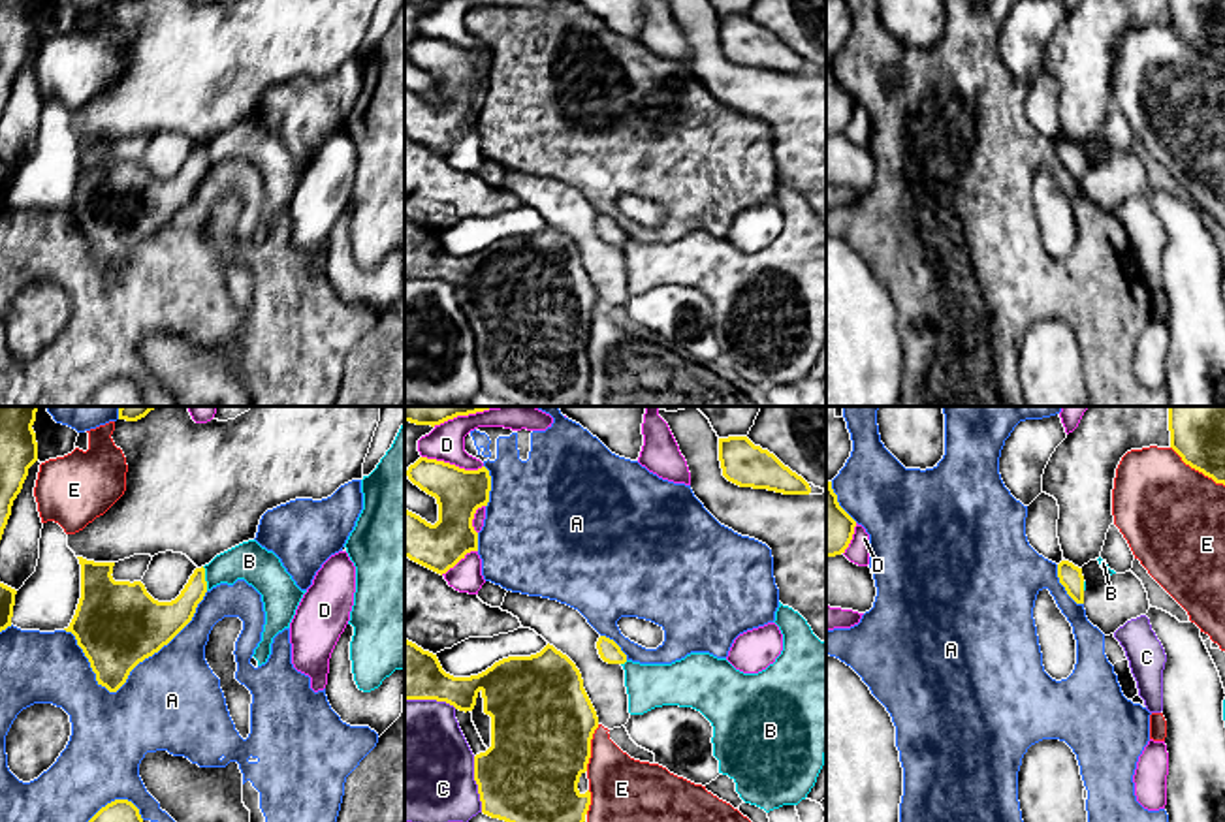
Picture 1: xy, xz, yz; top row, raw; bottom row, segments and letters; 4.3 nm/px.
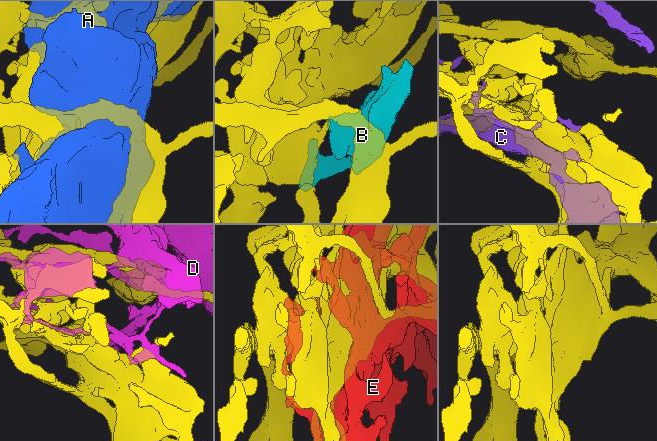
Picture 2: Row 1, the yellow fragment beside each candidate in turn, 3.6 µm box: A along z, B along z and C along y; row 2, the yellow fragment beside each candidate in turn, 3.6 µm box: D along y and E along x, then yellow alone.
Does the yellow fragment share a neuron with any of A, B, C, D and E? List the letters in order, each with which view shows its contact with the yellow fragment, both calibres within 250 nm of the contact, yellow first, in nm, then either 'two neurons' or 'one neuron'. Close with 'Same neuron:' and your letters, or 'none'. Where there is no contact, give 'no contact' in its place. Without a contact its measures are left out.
A: xy | 360/420 nm | two neurons
B: xy | 160/170 nm | one neuron
C: xz | 420/460 nm | two neurons
D: xz | 200/160 nm | two neurons
E: yz | 200/440 nm | two neurons
Same neuron: B

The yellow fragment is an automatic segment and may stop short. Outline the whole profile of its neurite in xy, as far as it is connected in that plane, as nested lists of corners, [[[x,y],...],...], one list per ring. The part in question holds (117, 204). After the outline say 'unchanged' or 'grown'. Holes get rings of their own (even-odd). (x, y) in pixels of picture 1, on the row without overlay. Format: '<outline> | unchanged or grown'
[[[256,119],[243,120],[216,134],[209,143],[196,147],[181,173],[171,181],[154,179],[141,160],[115,160],[111,154],[115,141],[77,137],[81,143],[81,177],[70,205],[64,209],[75,214],[96,252],[98,263],[109,271],[117,271],[139,241],[158,231],[192,199],[198,182],[213,166],[220,162],[233,164],[237,158],[245,158],[262,173],[265,203],[262,220],[252,233],[258,245],[267,241],[273,216],[290,207],[295,188],[307,171],[295,164],[280,137]]] | grown

